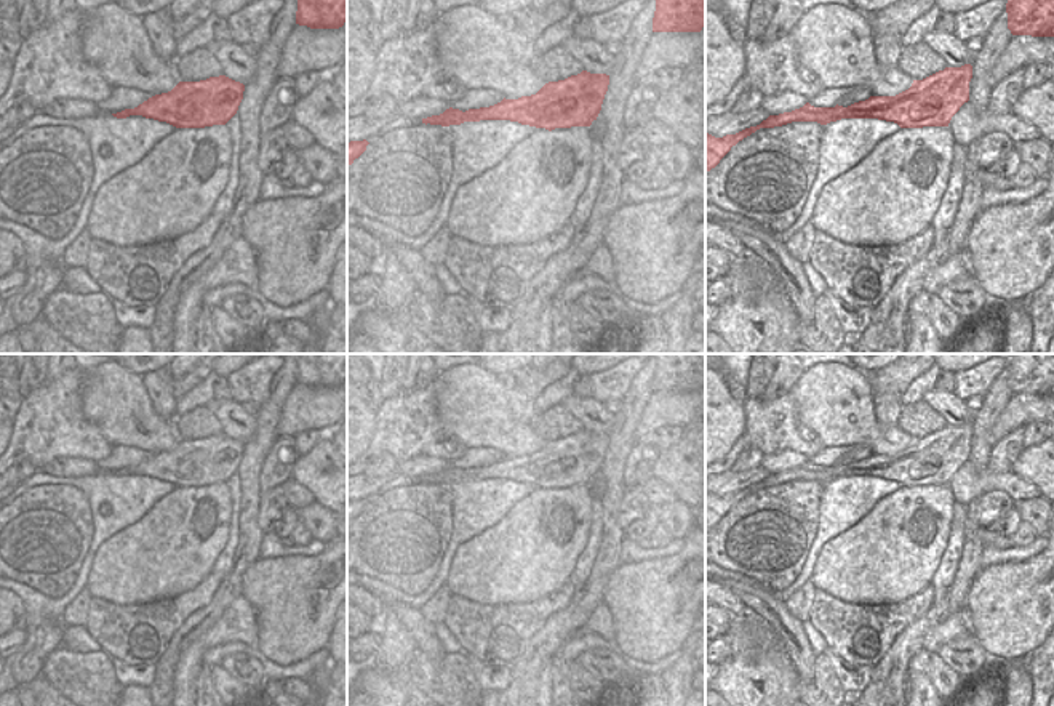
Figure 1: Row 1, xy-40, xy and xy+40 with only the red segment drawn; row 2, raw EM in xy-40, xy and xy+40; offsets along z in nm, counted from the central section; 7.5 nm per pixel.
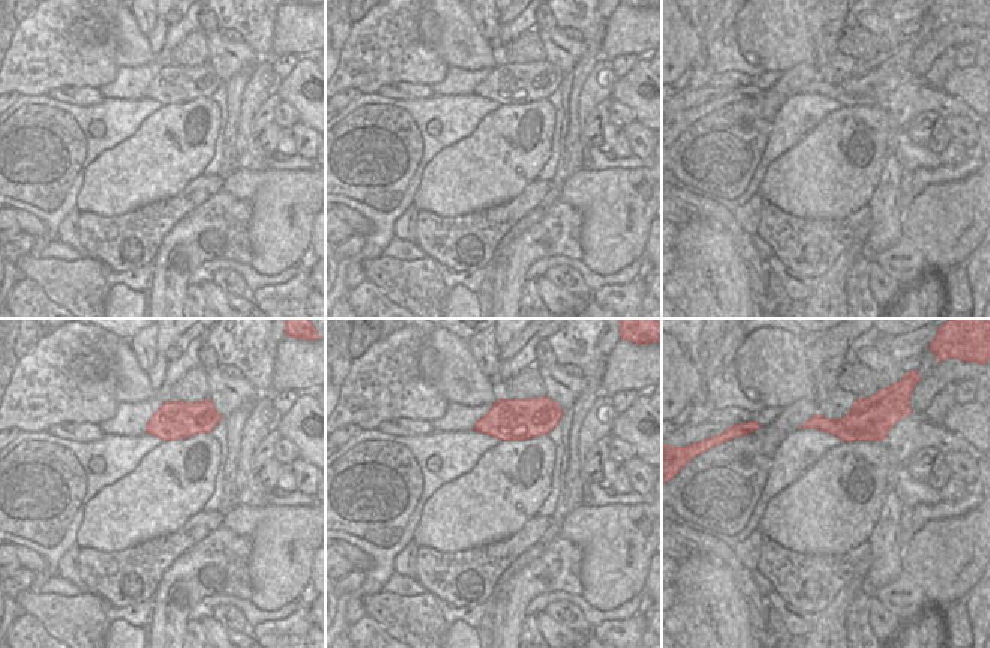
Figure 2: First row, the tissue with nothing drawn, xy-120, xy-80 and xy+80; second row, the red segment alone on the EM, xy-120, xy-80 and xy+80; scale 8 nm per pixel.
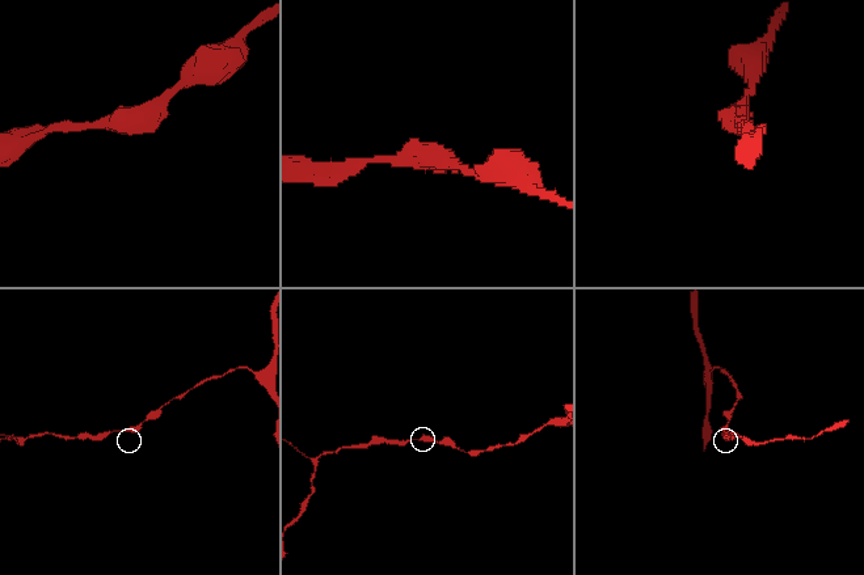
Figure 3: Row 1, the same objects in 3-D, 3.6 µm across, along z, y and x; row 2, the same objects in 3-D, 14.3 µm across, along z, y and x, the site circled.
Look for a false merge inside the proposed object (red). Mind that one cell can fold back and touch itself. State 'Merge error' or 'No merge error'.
No merge error.

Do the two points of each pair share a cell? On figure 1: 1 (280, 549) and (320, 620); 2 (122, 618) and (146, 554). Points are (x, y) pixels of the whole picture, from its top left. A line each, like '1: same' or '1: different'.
1: different
2: different

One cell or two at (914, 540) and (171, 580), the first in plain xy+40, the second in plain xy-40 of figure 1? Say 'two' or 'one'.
one

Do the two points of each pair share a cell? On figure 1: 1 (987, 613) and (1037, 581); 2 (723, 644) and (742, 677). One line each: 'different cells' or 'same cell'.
1: same cell
2: different cells

